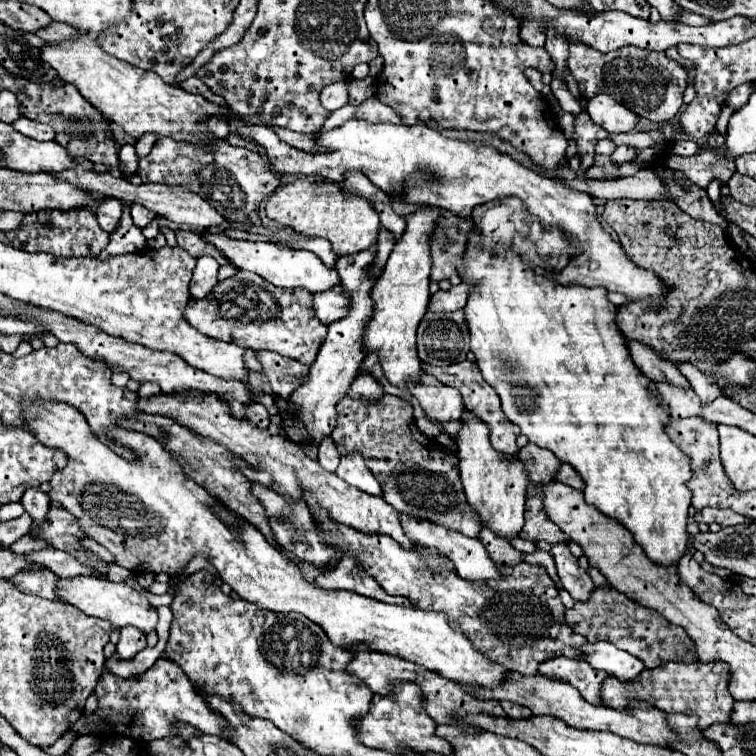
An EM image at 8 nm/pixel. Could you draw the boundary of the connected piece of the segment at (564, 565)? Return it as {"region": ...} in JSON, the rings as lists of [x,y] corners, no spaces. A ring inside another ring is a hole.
{"region":[[[554,544],[550,554],[556,562],[558,576],[560,576],[560,582],[564,586],[564,590],[570,592],[570,596],[576,602],[588,602],[588,598],[592,596],[592,590],[594,590],[594,582],[578,566],[578,560],[570,554],[568,546],[566,544]]]}

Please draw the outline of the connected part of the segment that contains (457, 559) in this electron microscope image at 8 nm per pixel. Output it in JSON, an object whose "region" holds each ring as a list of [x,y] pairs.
{"region":[[[400,516],[400,520],[402,520],[402,528],[406,528],[406,536],[410,536],[410,540],[414,540],[416,544],[426,546],[426,548],[436,548],[440,554],[450,558],[456,564],[458,576],[462,576],[464,580],[500,578],[496,564],[492,562],[492,558],[488,556],[486,548],[482,546],[482,542],[478,538],[468,538],[458,530],[446,530],[440,524],[430,524],[428,520],[418,520],[416,516]]]}

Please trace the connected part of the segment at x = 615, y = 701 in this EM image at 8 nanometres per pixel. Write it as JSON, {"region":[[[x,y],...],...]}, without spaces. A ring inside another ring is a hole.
{"region":[[[666,662],[654,670],[644,670],[638,680],[622,682],[616,676],[606,676],[600,690],[602,704],[626,708],[628,700],[644,700],[662,712],[682,712],[698,716],[698,728],[708,728],[714,722],[730,722],[734,698],[728,692],[728,664],[724,662]]]}

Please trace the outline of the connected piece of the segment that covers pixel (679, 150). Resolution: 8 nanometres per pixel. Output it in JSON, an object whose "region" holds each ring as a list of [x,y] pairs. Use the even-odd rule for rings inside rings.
{"region":[[[692,140],[674,141],[670,146],[670,151],[672,154],[685,157],[693,156],[698,149],[699,145]]]}

